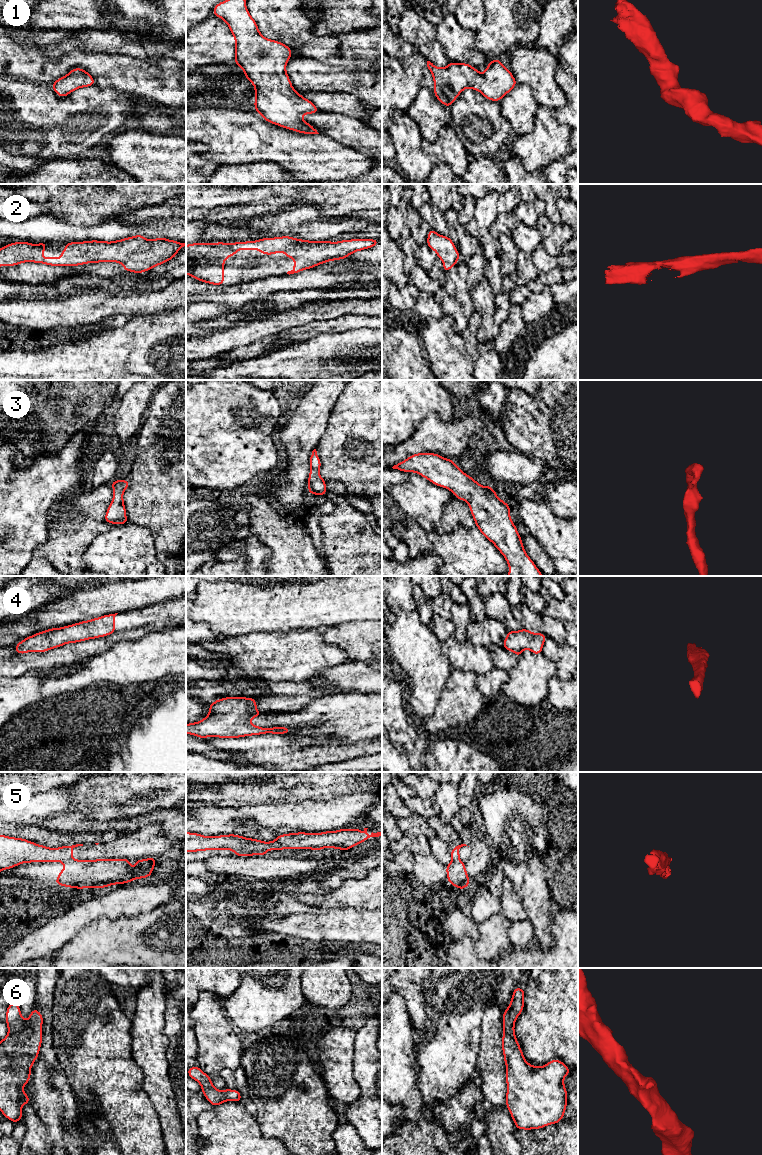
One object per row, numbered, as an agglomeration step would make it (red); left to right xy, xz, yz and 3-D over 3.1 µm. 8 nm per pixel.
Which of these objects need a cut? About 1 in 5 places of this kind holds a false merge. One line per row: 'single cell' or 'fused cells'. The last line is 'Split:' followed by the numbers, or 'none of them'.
1: single cell
2: single cell
3: single cell
4: single cell
5: fused cells
6: single cell
Split: 5

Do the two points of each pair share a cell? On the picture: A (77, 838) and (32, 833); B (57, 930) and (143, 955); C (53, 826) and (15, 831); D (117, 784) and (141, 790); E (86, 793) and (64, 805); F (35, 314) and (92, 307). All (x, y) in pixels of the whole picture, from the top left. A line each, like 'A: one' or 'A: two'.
A: one
B: two
C: two
D: two
E: two
F: one

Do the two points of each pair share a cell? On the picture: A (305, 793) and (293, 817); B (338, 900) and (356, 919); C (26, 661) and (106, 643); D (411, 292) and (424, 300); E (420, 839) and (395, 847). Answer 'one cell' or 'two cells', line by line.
A: two cells
B: two cells
C: one cell
D: two cells
E: one cell

